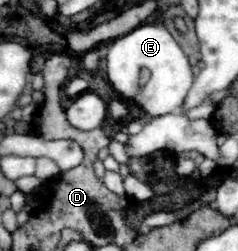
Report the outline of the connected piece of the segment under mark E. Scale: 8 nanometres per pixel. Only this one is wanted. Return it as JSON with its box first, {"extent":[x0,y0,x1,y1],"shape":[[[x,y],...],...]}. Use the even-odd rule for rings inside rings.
{"extent":[106,24,194,116],"shape":[[[142,24],[132,32],[108,42],[106,76],[122,98],[134,100],[150,116],[170,114],[182,106],[194,80],[186,54],[164,24]],[[142,68],[148,70],[146,78],[140,78]]]}

